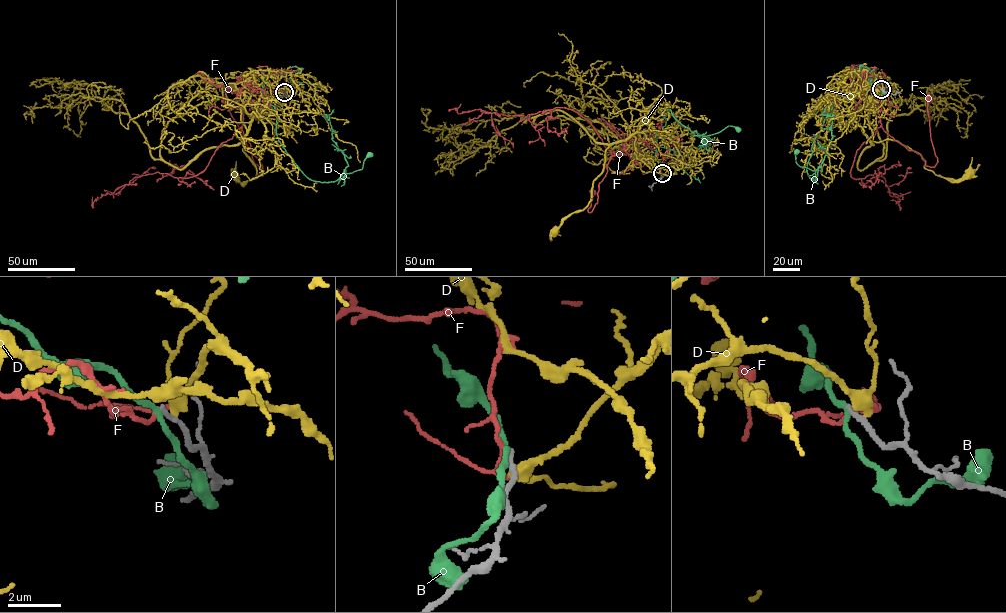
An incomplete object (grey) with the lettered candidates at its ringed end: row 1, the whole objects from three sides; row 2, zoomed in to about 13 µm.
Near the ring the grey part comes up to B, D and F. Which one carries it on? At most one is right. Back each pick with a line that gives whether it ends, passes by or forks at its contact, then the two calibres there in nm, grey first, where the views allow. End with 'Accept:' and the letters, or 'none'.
Accept: none

